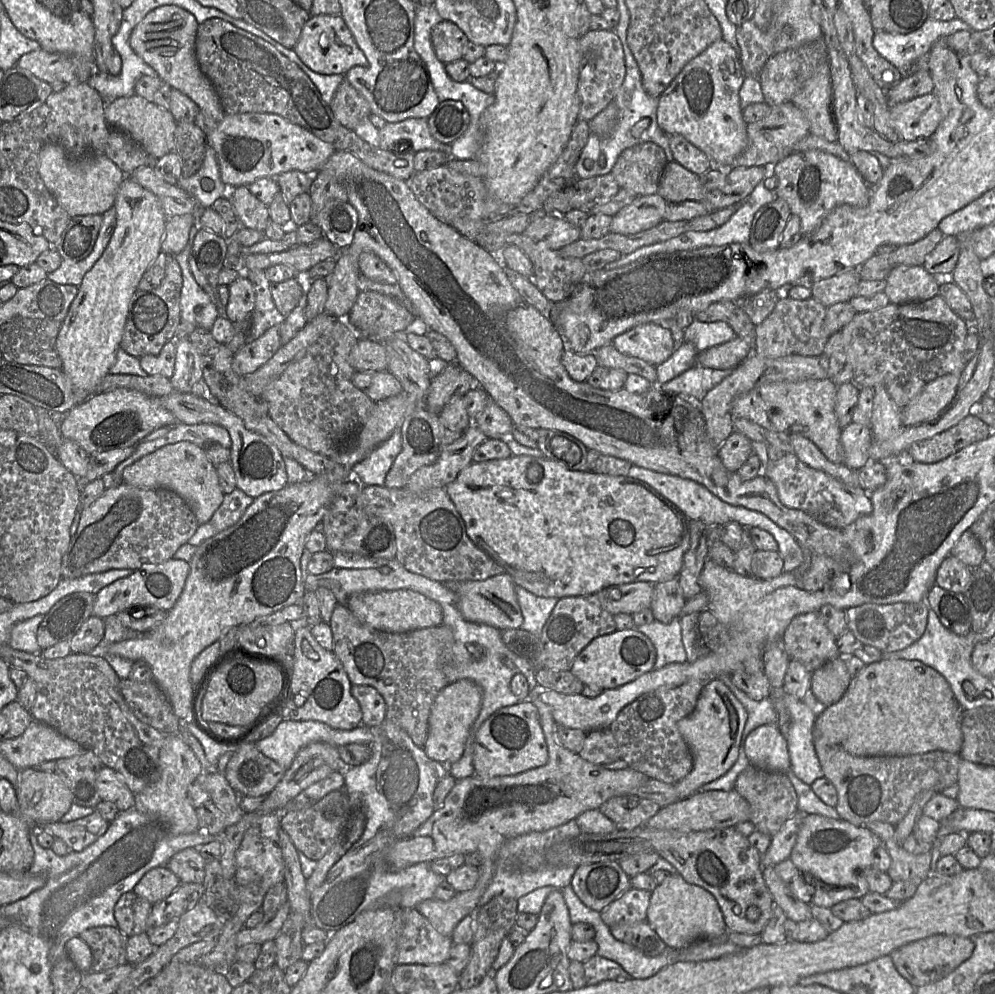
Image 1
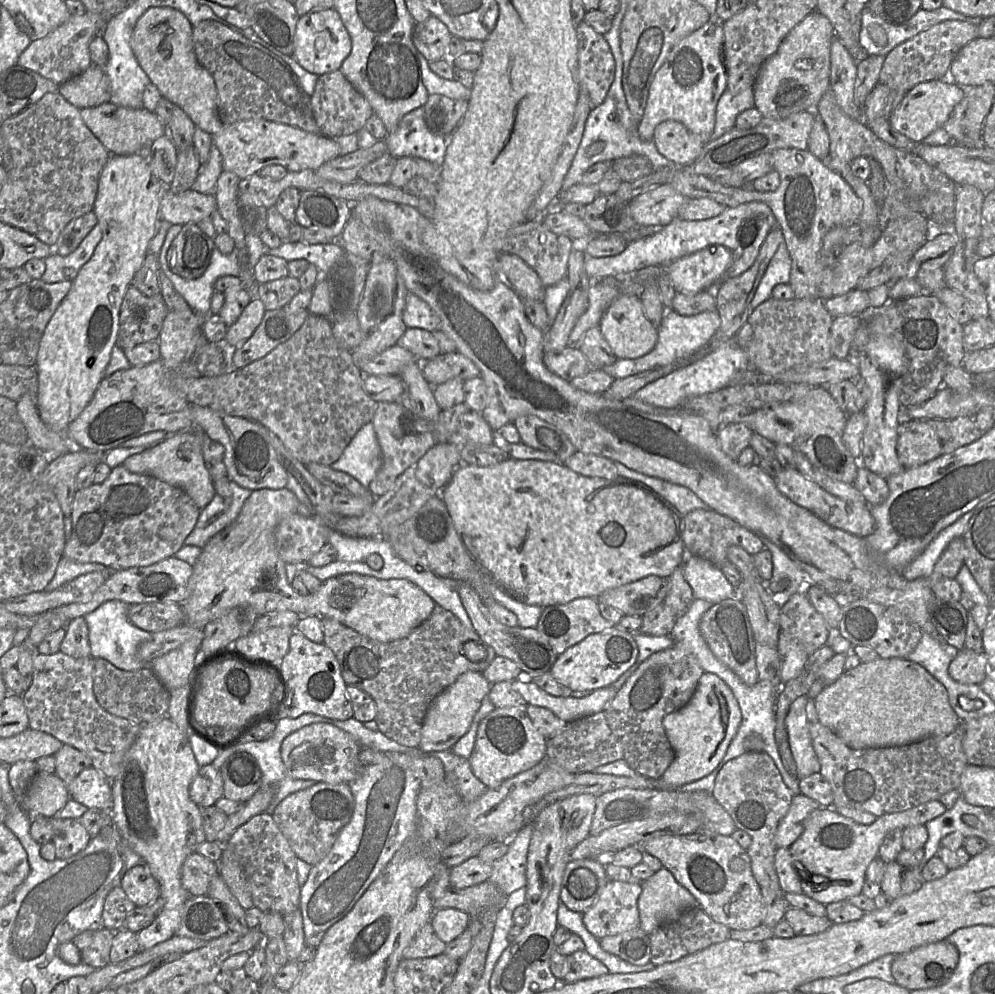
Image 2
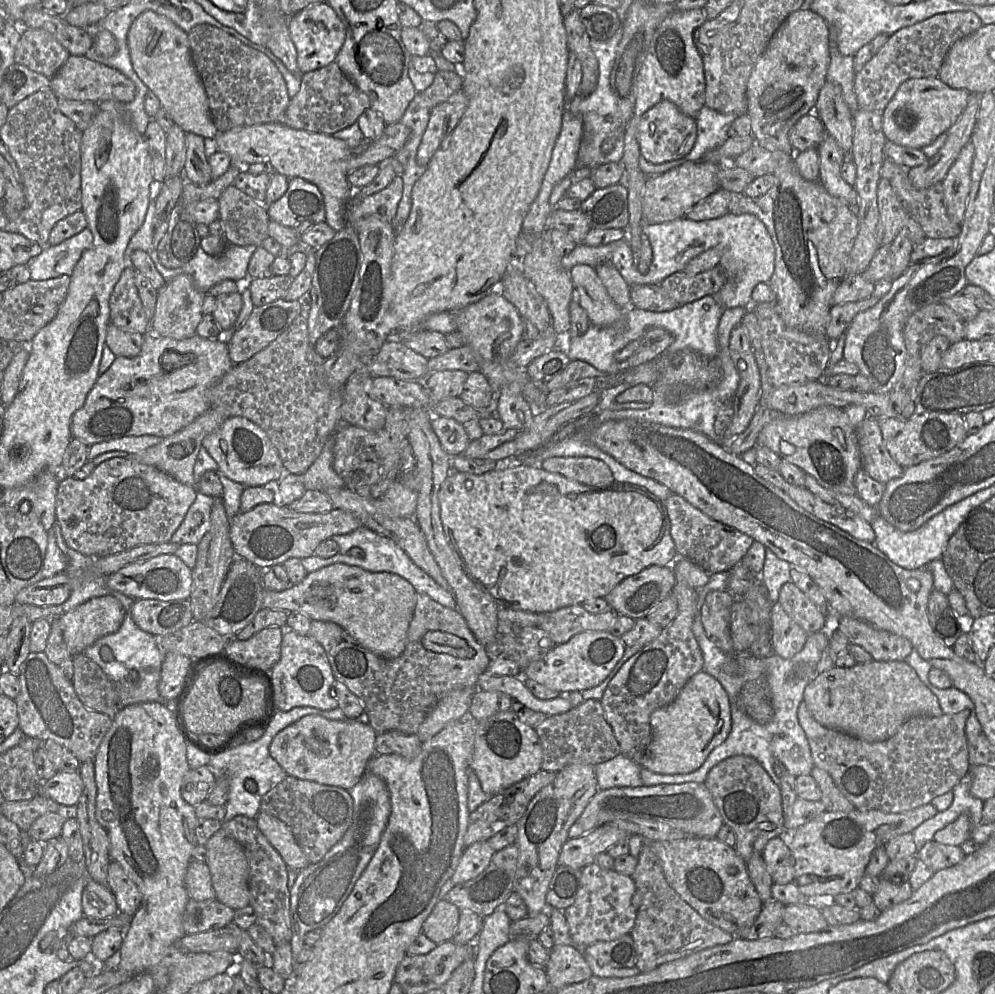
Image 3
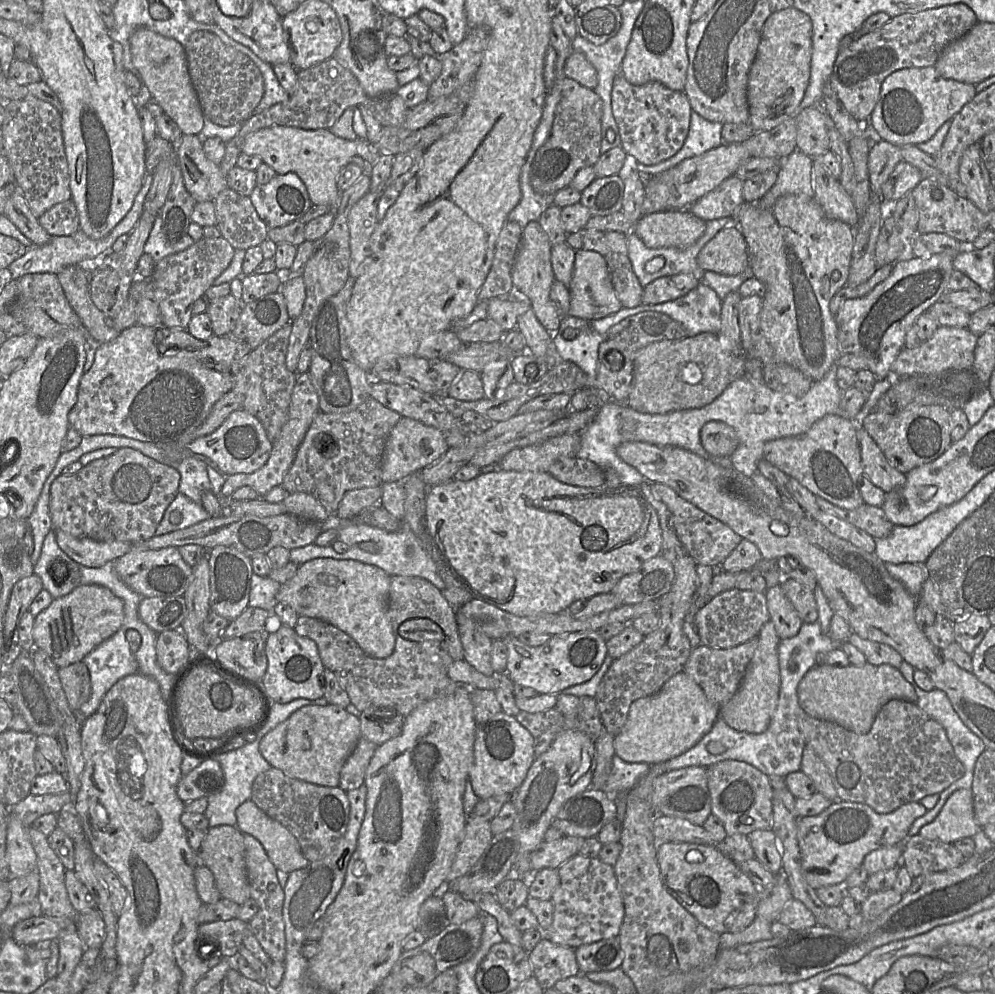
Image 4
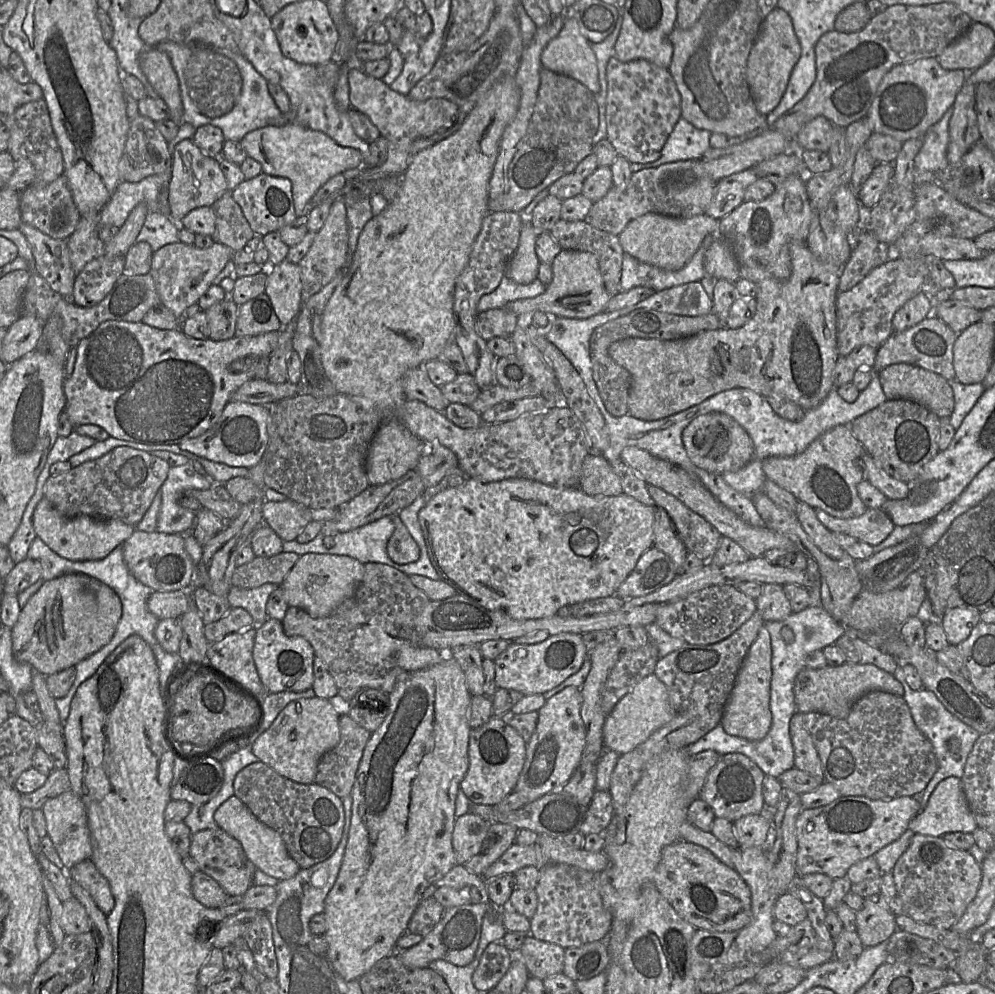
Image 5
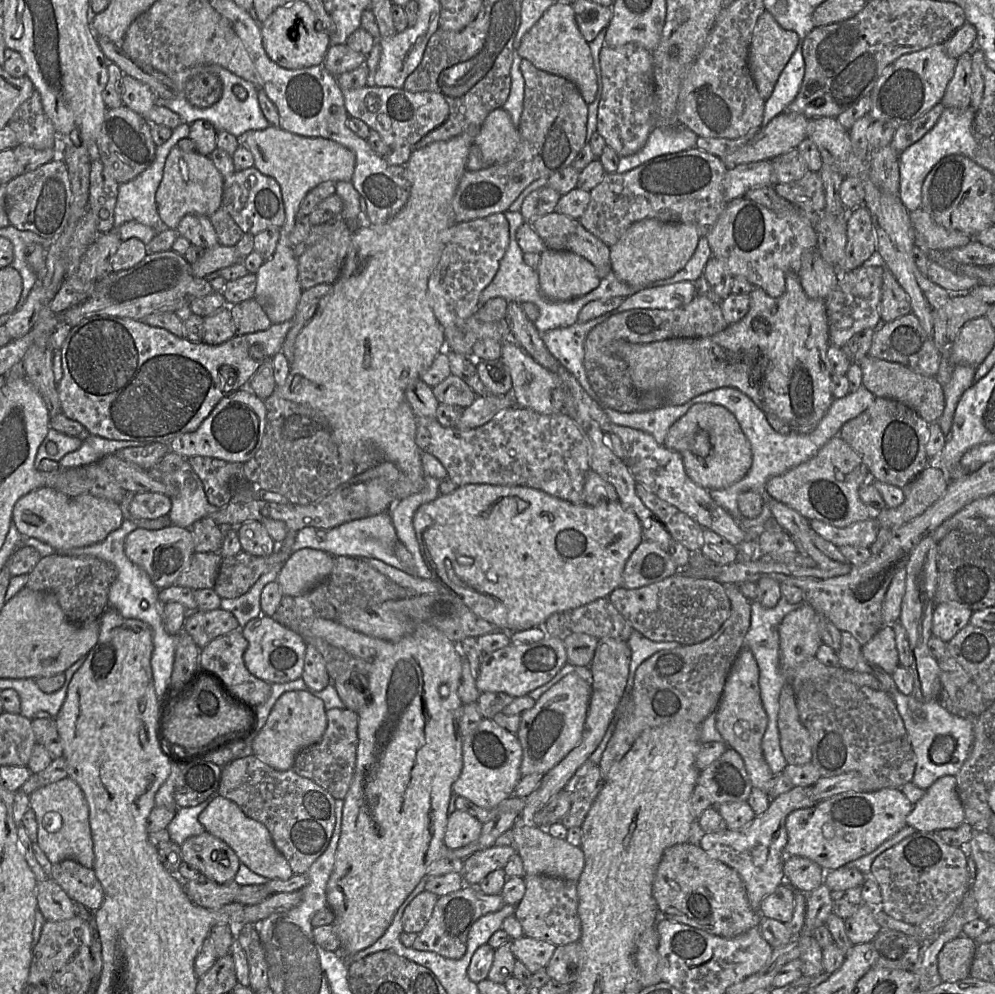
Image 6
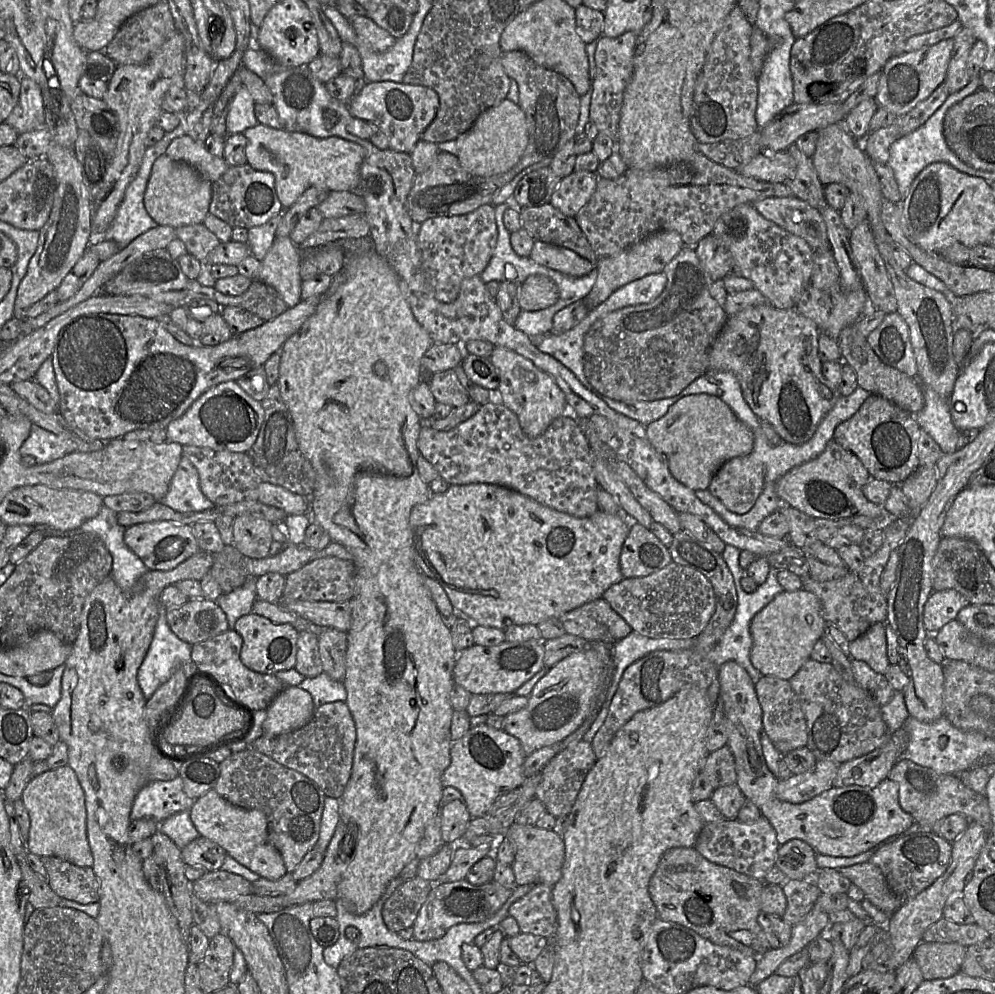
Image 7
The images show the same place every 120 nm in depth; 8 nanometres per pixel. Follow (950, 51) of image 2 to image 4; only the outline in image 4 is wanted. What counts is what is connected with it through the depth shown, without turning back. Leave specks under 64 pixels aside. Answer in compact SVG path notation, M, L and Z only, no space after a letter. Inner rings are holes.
M964 3L893 17L881 28L842 45L828 79L829 85L846 111L864 124L869 121L887 76L904 68L935 66L944 48L964 36L976 23L974 11Z

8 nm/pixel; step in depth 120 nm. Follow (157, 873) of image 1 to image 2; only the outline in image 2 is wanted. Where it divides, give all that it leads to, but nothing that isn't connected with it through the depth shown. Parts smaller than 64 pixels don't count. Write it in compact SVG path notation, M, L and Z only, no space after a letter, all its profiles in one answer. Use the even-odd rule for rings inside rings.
M141 863L129 869L120 886L136 907L154 903L160 896L160 886L149 868Z

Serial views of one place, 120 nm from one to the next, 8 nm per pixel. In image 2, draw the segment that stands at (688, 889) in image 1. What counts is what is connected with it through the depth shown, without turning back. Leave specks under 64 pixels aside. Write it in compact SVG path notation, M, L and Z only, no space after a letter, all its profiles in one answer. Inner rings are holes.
M661 868L647 880L641 882L642 892L638 899L640 928L648 935L655 929L677 919L684 911L697 907L695 897L666 868Z

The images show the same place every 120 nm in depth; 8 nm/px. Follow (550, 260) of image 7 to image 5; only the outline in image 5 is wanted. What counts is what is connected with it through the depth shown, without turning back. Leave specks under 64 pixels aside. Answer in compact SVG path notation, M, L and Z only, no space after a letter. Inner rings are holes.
M562 250L551 264L553 279L543 294L513 301L506 307L518 318L544 312L552 318L585 319L606 311L611 295L607 292L597 257L587 251Z

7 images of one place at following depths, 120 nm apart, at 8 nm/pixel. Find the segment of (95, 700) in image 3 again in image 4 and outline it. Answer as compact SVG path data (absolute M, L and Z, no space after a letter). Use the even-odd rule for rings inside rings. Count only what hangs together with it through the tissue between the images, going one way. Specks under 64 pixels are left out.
M79 661L59 668L59 678L70 708L78 711L91 695L91 679L87 666Z

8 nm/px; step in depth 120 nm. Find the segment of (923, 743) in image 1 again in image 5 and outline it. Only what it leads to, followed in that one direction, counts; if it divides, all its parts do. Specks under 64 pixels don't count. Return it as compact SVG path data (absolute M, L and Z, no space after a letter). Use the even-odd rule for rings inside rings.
M844 663L819 669L804 668L795 678L794 698L802 713L818 712L836 718L846 718L857 699L870 691L882 691L903 697L903 685L890 674L872 664Z

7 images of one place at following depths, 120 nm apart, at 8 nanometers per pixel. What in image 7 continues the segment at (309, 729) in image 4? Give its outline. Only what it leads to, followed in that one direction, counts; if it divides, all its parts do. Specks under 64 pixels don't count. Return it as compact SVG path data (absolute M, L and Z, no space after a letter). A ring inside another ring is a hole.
M298 686L285 687L267 708L262 724L266 736L284 734L306 725L313 717L312 696Z

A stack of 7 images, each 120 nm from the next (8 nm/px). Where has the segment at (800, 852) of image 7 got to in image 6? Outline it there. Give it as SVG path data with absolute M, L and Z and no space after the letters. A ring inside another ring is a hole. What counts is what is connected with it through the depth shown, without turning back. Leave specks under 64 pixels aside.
M786 856L783 872L786 881L795 891L808 894L823 884L826 871L808 858Z

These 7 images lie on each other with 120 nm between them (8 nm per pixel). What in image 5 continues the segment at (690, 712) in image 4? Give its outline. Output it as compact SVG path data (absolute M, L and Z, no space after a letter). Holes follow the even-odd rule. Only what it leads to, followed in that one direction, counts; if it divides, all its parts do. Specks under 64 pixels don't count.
M651 674L639 681L633 689L623 696L612 712L606 716L603 726L604 746L622 755L644 743L671 718L666 686Z

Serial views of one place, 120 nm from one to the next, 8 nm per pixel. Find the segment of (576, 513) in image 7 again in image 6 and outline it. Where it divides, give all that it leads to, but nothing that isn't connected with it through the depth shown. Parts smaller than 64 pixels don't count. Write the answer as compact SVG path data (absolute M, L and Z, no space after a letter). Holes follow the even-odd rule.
M514 406L498 413L484 425L467 430L444 427L435 417L417 416L415 441L421 452L435 456L457 487L468 484L525 486L575 505L583 505L585 476L590 469L587 439L575 420L564 412L545 415Z

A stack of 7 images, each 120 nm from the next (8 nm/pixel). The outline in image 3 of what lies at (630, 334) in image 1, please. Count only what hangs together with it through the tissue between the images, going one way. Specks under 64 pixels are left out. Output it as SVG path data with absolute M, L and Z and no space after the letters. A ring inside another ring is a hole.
M578 264L568 270L573 284L573 300L587 313L592 325L604 327L616 324L624 310L616 305L594 267Z

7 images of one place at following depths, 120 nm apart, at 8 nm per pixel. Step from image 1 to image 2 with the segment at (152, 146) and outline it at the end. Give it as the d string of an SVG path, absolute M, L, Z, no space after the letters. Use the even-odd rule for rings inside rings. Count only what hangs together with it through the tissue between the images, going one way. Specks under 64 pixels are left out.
M105 102L97 106L80 109L81 117L111 155L145 153L145 149L159 137L167 134L167 127L155 112L145 108L133 109Z

